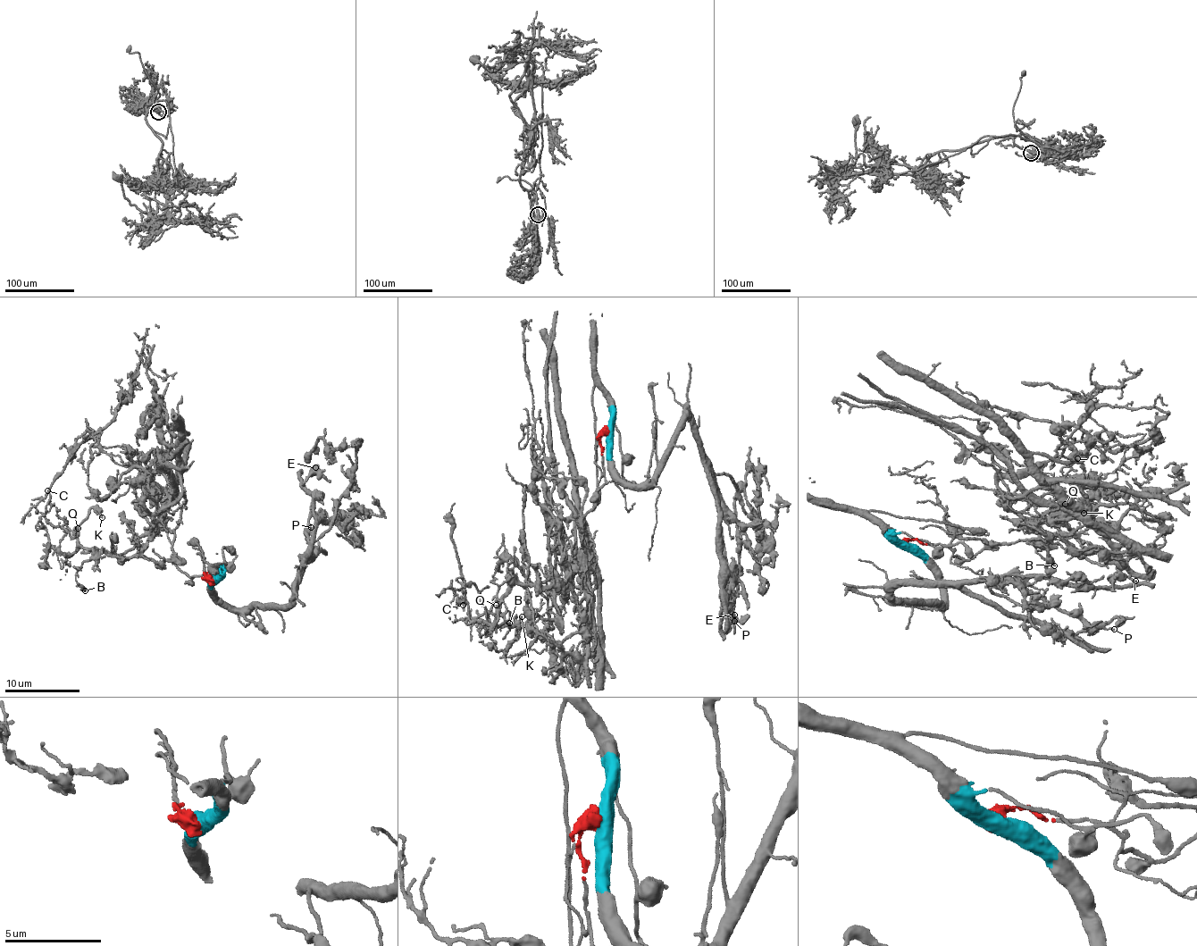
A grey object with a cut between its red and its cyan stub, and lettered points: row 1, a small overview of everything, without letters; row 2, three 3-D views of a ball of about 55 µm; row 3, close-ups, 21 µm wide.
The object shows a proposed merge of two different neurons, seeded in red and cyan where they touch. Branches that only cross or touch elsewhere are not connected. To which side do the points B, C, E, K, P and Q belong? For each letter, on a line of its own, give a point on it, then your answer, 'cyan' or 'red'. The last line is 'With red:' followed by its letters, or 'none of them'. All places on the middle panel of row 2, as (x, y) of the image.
B: place (509, 623); red
C: place (463, 605); red
E: place (734, 615); cyan
K: place (522, 616); red
P: place (734, 621); cyan
Q: place (496, 605); red
With red: B, C, K, Q

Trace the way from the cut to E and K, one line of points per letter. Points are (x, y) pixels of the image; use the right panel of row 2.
E: (904, 545), (939, 582), (942, 605), (920, 605), (891, 590), (1048, 575), (1075, 585), (1135, 581)
K: (904, 545), (945, 545), (973, 559), (984, 547), (1072, 534), (1043, 547), (1038, 527), (1093, 503), (1083, 513)

